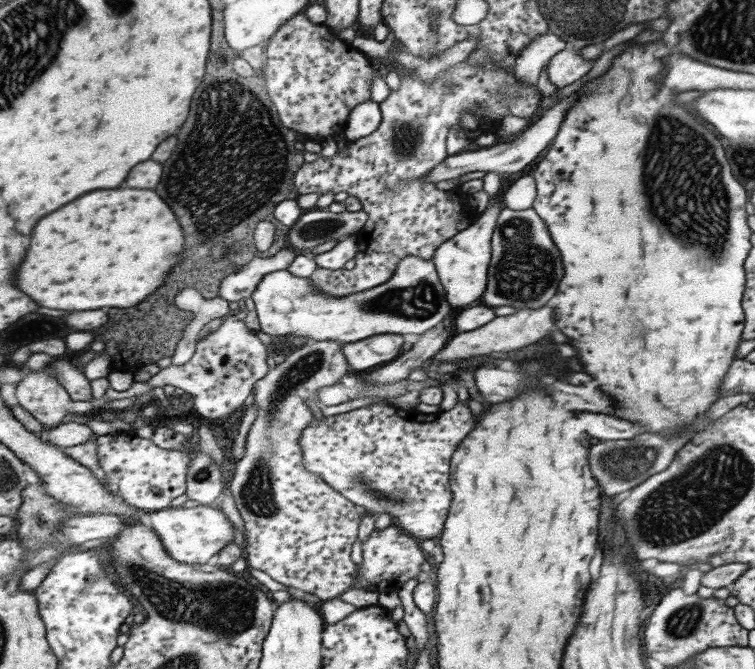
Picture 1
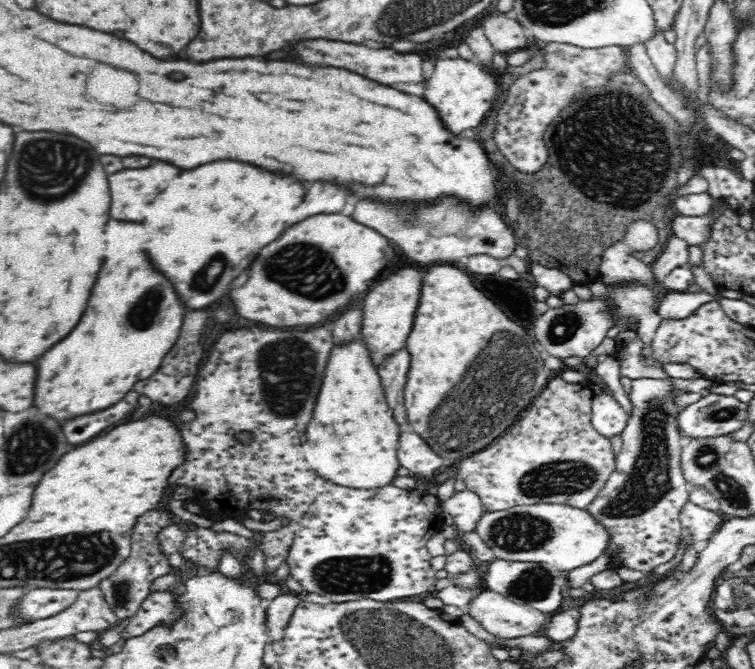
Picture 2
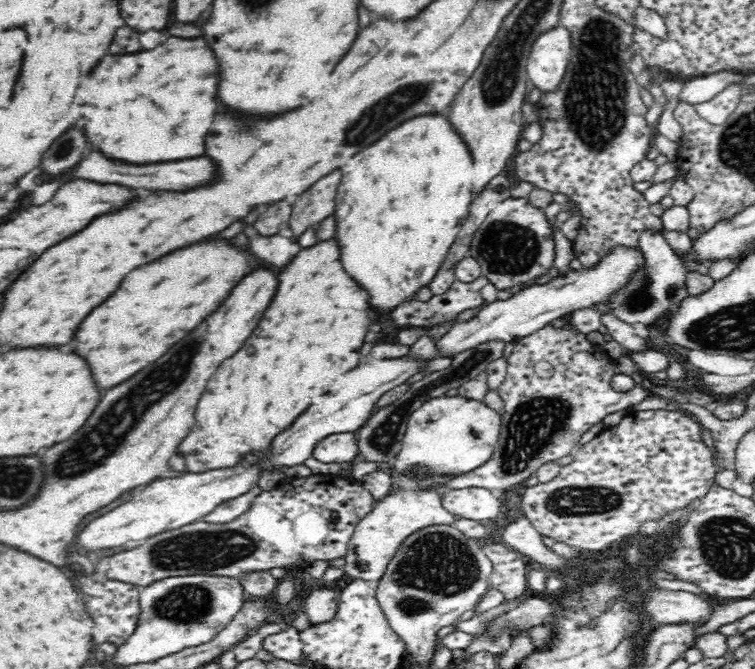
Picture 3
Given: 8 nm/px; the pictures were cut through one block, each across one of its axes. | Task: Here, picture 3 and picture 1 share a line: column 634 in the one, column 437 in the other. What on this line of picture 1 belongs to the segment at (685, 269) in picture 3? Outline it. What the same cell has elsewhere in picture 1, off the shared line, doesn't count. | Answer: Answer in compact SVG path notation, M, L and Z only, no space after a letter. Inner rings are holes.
M415 255L399 259L397 268L387 282L374 288L345 297L329 297L319 293L309 278L293 277L287 270L271 271L261 278L250 296L255 305L259 331L270 337L297 336L308 341L323 342L333 340L341 344L357 342L377 334L410 334L420 336L441 322L452 308L445 300L443 288L439 284L431 259L422 259Z

